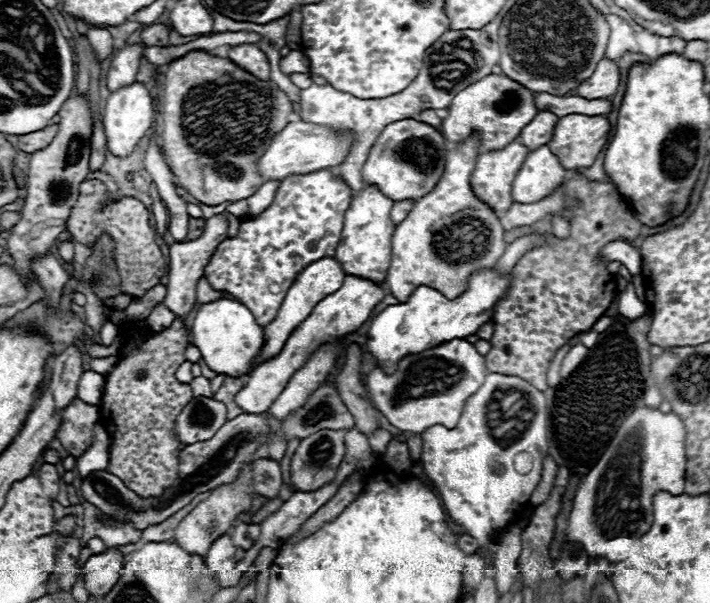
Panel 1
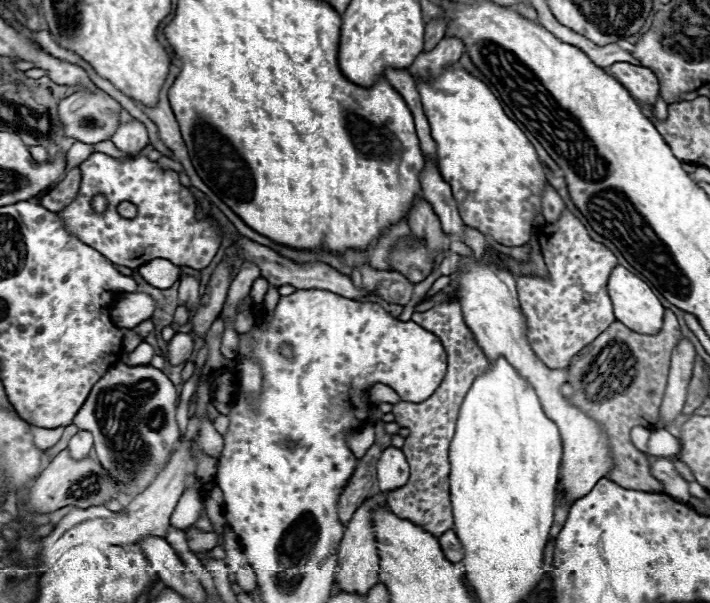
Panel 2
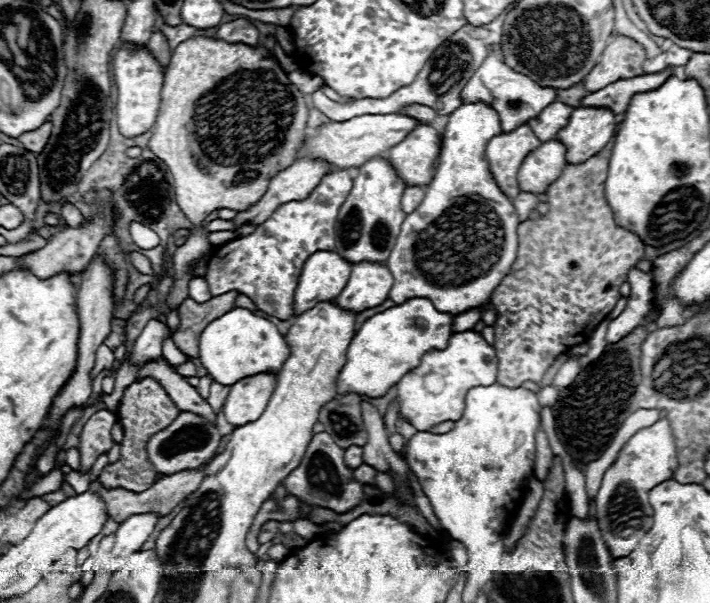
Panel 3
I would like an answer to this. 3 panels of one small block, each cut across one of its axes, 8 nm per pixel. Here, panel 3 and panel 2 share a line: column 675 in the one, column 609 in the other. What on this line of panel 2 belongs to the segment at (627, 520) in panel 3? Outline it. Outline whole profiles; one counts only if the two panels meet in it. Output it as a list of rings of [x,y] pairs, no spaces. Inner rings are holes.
[[[468,258],[466,262],[460,262],[458,266],[458,302],[464,312],[464,320],[468,328],[472,330],[478,346],[484,350],[486,358],[494,362],[496,358],[504,356],[508,362],[516,368],[516,372],[536,390],[540,396],[542,410],[556,422],[562,434],[564,442],[564,456],[560,464],[560,480],[558,480],[558,492],[564,496],[568,504],[576,502],[584,494],[588,494],[596,482],[604,476],[608,476],[608,470],[616,466],[612,462],[612,450],[608,442],[608,434],[604,426],[590,416],[586,416],[582,410],[572,406],[560,392],[560,388],[568,382],[568,370],[554,370],[548,368],[532,350],[526,334],[524,334],[524,314],[520,310],[518,294],[516,294],[516,280],[508,270],[500,270],[494,264],[480,264],[474,262],[474,258]]]

